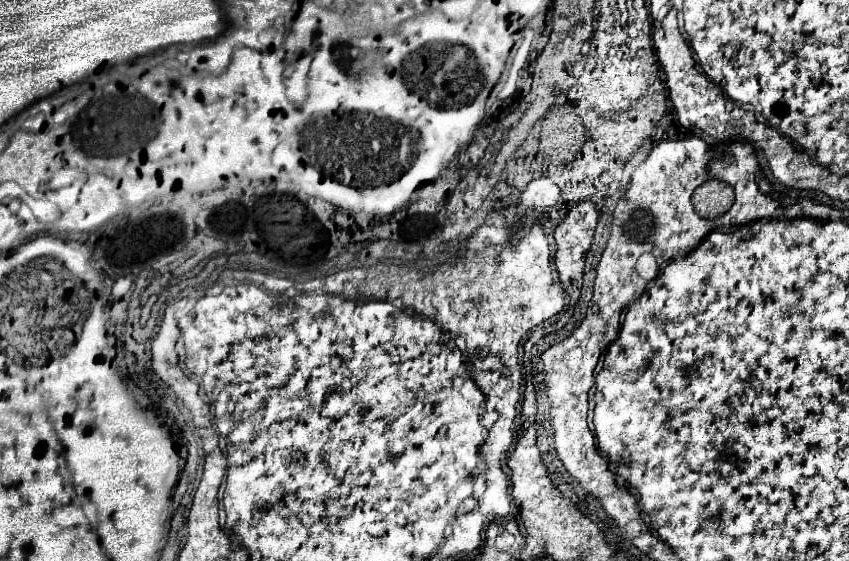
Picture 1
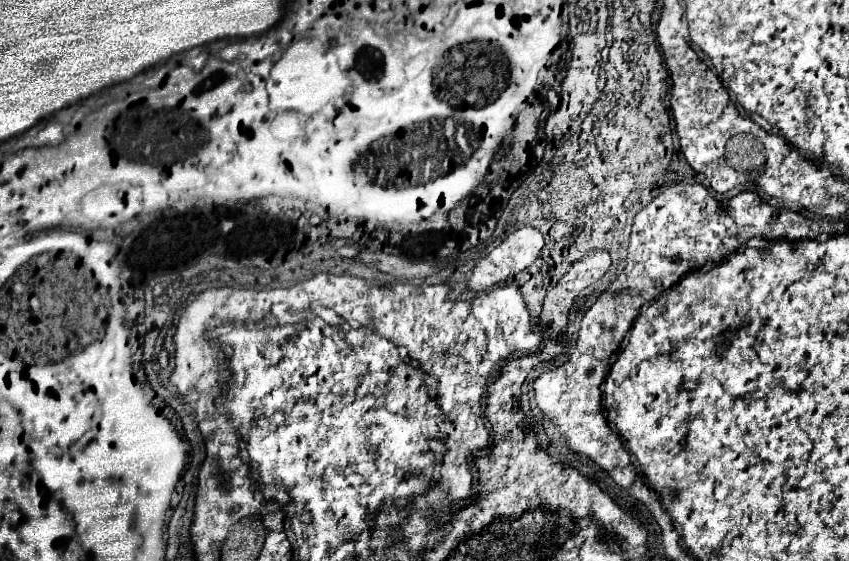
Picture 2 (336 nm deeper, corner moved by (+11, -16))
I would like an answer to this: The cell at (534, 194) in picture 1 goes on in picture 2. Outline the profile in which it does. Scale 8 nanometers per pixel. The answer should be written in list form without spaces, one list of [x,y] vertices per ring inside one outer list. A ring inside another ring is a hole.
[[[529,224],[521,226],[515,232],[509,232],[503,242],[475,266],[467,282],[469,290],[489,290],[507,276],[515,276],[517,272],[529,268],[539,256],[543,244],[543,234]]]

